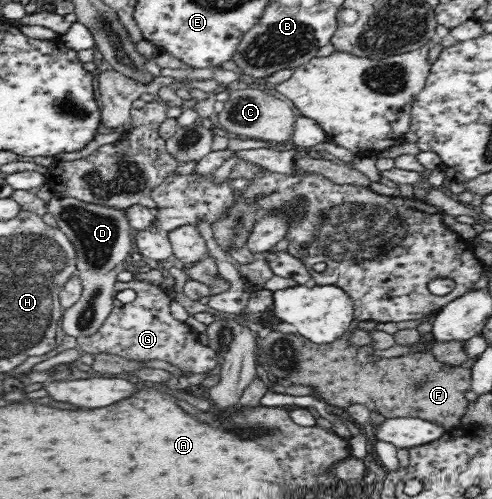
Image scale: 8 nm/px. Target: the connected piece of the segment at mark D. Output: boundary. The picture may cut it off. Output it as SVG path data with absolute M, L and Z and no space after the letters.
M52 197L48 201L47 210L57 220L58 228L74 247L76 274L79 275L83 286L80 298L65 309L61 318L62 328L66 334L76 338L91 336L112 312L117 273L129 262L130 246L132 246L131 226L125 221L125 211L88 204L70 197Z

